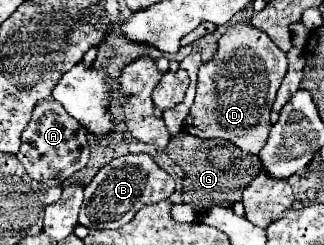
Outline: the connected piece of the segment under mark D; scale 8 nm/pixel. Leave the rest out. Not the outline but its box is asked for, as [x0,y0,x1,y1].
[182,24,288,154]

